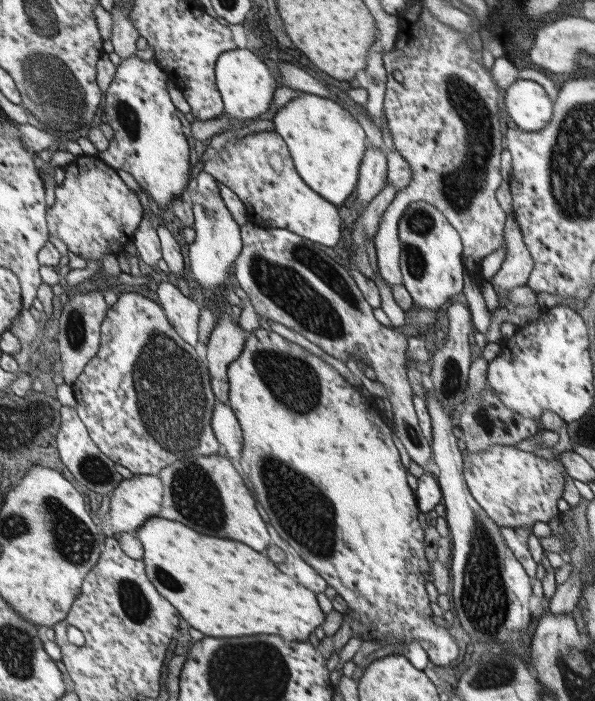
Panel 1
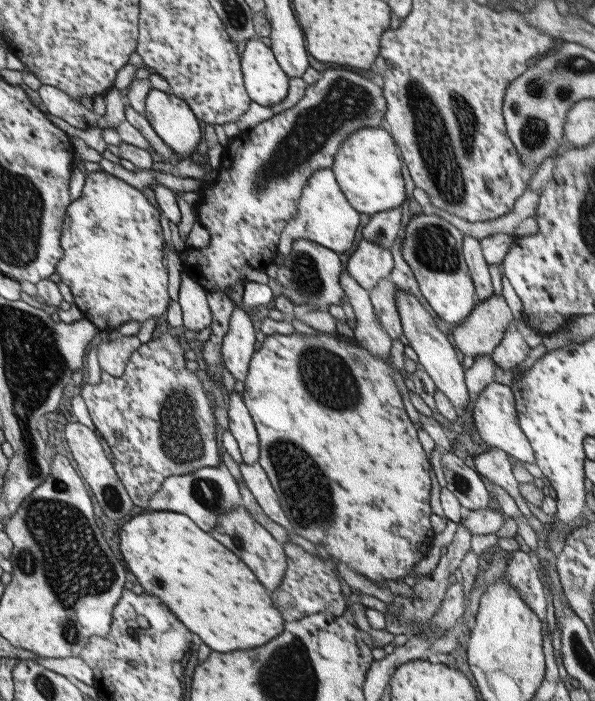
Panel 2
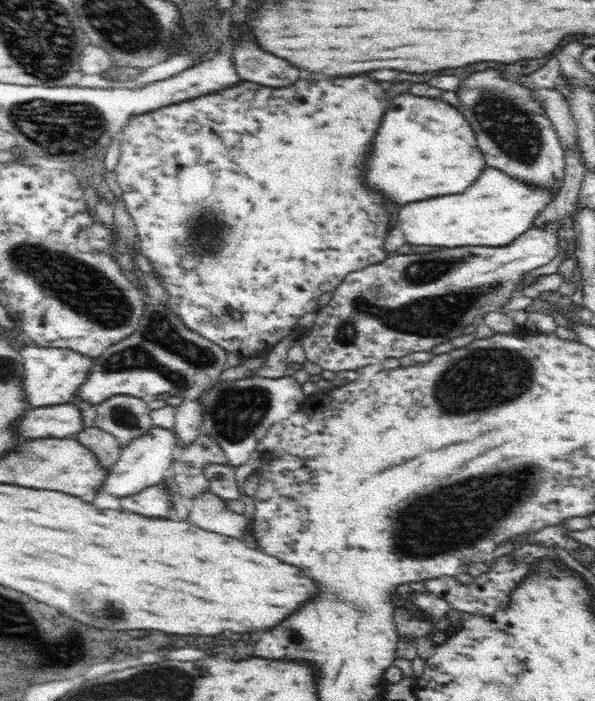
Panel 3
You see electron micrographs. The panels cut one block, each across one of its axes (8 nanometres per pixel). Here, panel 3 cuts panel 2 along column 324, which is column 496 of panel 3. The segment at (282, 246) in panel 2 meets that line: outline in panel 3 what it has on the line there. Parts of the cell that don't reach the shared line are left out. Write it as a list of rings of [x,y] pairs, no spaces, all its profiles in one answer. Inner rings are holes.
[[[487,166],[480,170],[476,180],[464,192],[414,200],[402,206],[388,236],[384,236],[384,246],[387,254],[390,254],[402,244],[444,248],[512,244],[514,238],[532,228],[532,216],[545,212],[546,206],[554,198],[554,191],[534,190],[532,186],[513,179],[500,169]]]

